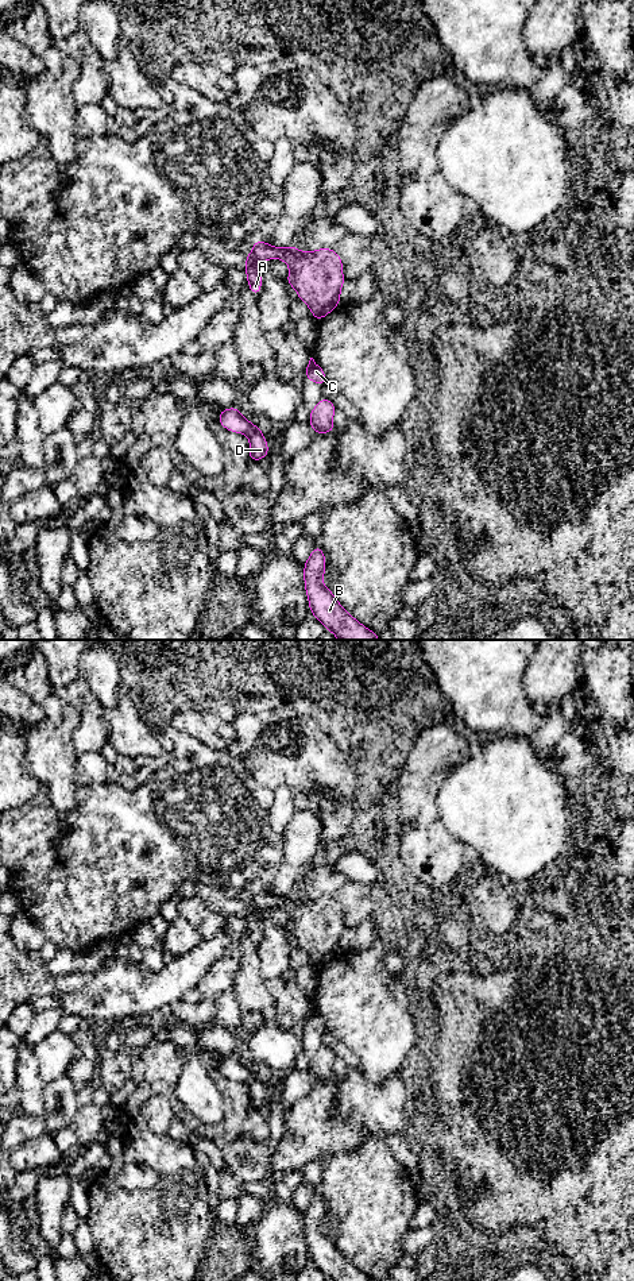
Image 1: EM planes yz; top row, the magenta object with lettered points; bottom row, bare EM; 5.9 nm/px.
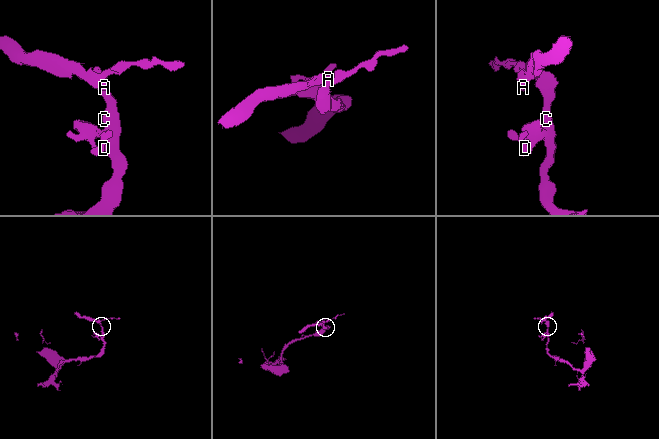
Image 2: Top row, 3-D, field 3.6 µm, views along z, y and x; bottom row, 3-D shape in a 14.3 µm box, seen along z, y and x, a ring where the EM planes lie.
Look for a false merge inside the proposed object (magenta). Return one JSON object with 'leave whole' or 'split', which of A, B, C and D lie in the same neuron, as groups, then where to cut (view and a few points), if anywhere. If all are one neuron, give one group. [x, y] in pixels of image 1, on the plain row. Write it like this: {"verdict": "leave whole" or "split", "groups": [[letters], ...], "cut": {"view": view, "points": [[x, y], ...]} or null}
{"verdict": "split", "groups": [["A"], ["B", "C", "D"]], "cut": {"view": "yz", "points": [[250, 902], [258, 909]]}}

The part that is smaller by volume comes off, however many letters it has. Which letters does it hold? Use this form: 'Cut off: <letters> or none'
Cut off: A

